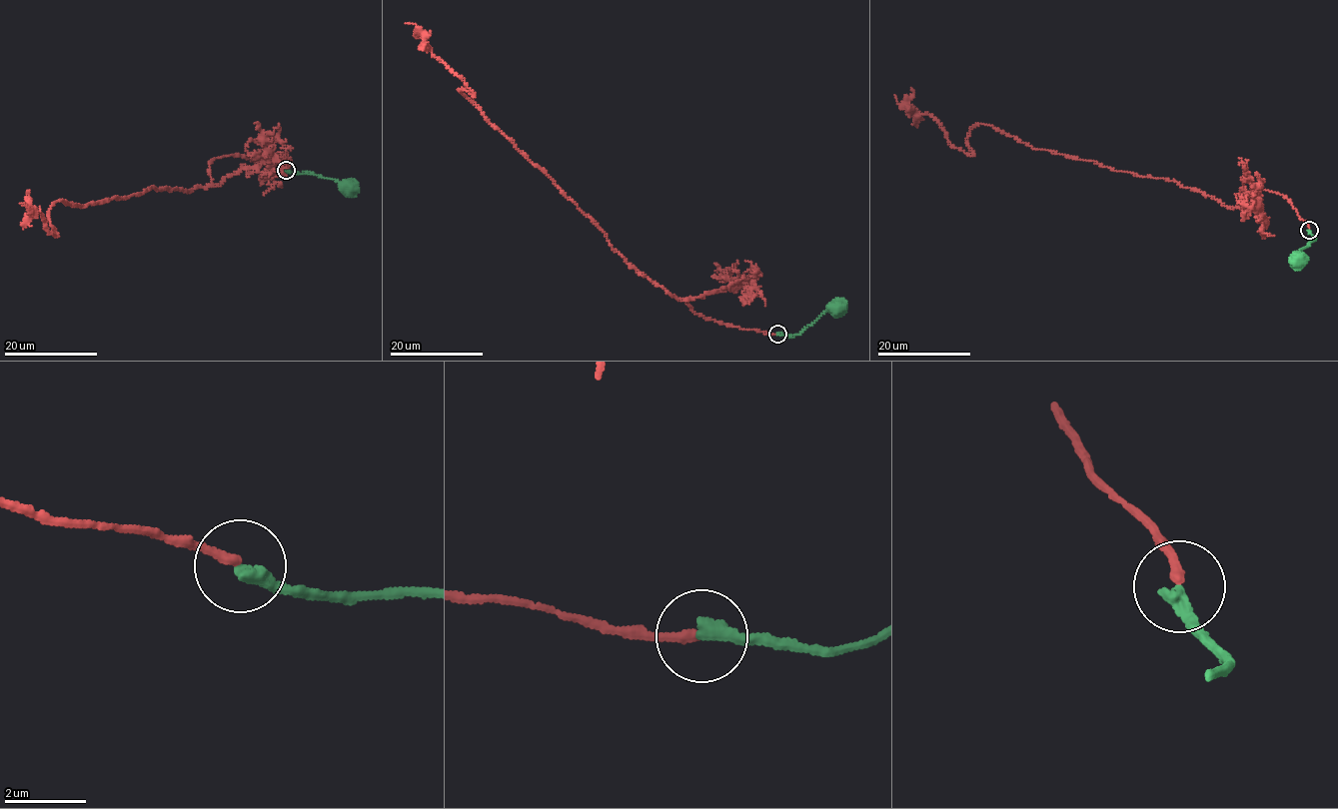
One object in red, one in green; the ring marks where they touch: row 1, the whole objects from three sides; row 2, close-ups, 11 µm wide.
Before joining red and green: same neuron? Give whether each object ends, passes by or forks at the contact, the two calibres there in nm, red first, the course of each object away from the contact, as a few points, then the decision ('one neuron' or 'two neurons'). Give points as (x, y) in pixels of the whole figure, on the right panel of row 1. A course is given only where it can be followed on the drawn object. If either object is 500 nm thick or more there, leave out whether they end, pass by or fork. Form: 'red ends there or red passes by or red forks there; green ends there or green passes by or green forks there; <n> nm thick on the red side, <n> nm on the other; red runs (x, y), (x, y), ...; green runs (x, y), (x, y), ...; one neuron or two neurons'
red ends there; green ends there; 240 nm thick on the red side, 320 nm on the other; red runs (1309, 230), (1276, 192), (1225, 206), (992, 126), (969, 132), (967, 155), (894, 96); green runs (1309, 230), (1315, 239), (1299, 252), (1299, 258); two neurons

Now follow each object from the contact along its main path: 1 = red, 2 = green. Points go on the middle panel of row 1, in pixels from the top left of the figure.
1: (777, 334), (704, 319), (689, 298), (676, 300), (643, 277), (459, 90), (473, 95), (406, 23)
2: (777, 334), (798, 335), (827, 310), (837, 308)

